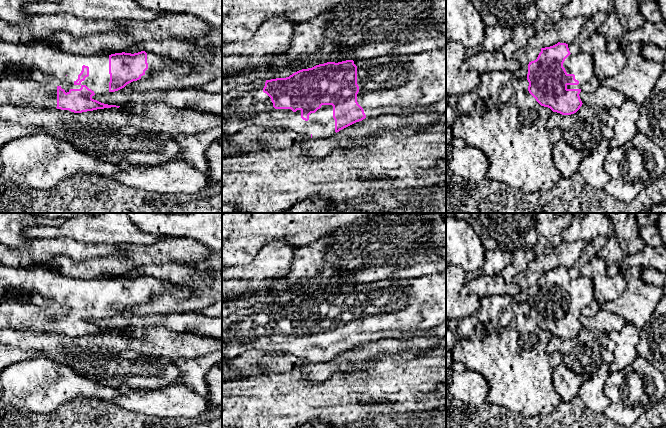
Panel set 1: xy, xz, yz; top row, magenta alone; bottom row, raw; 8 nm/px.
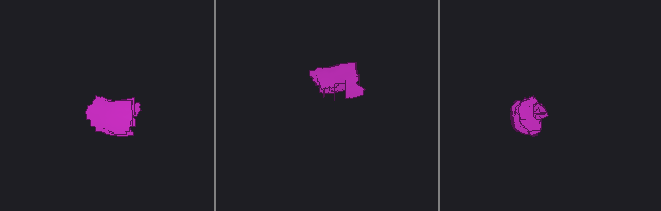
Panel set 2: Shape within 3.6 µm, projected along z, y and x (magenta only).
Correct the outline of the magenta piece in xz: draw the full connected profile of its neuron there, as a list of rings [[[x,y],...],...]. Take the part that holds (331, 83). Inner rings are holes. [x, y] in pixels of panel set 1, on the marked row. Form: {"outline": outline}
{"outline": [[[446,47],[413,55],[327,62],[299,70],[289,77],[255,80],[222,94],[222,134],[233,136],[246,126],[280,127],[313,139],[334,136],[340,130],[380,114],[396,114],[428,107],[446,99]]]}

